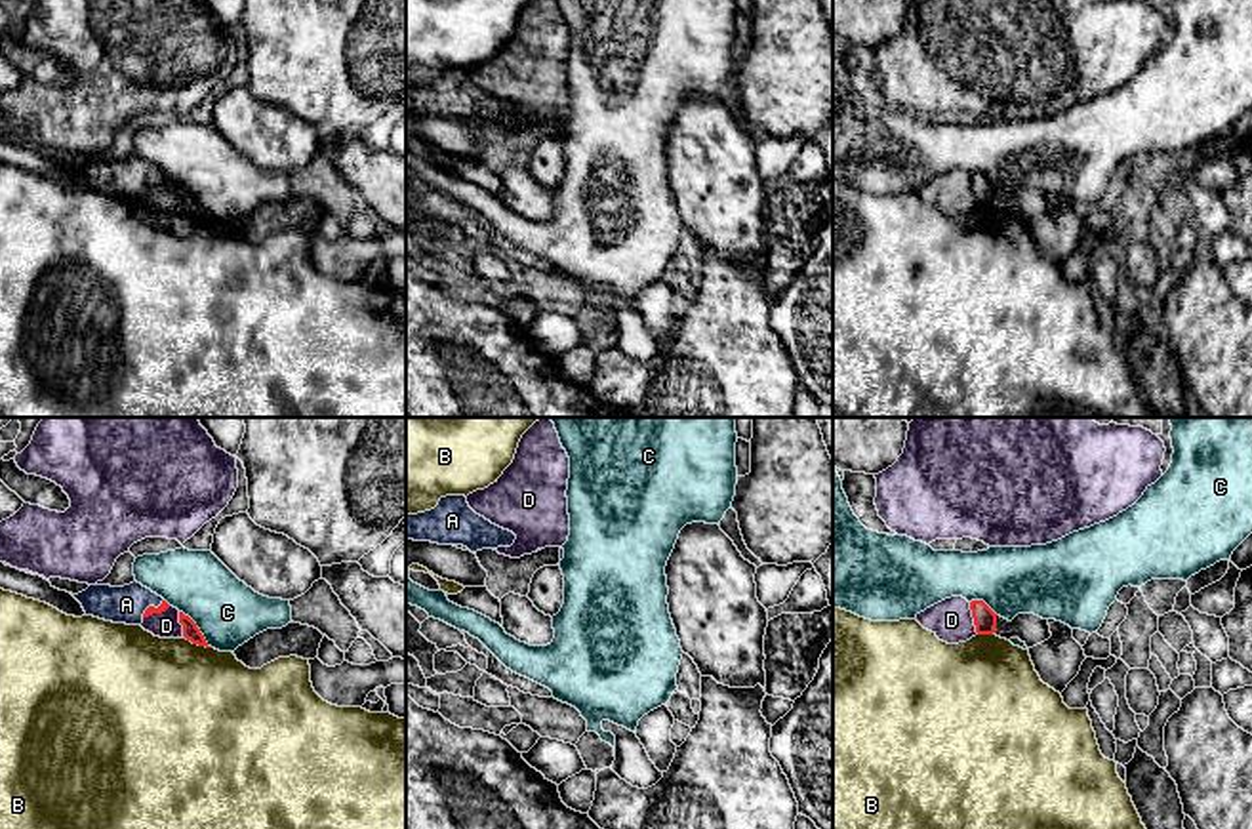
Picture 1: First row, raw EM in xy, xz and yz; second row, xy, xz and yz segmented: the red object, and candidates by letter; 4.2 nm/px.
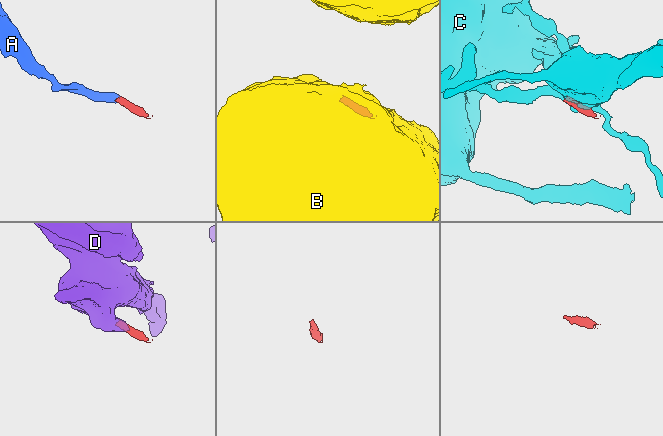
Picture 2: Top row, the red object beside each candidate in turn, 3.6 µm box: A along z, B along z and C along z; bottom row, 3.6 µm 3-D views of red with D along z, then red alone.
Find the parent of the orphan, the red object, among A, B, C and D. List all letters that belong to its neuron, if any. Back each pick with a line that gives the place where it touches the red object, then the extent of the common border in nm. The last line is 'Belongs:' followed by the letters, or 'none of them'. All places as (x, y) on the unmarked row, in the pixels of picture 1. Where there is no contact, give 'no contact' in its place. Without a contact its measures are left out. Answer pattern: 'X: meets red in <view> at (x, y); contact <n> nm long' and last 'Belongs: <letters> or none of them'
A: meets red in xy at (151, 180); contact 120 nm long
Belongs: A

